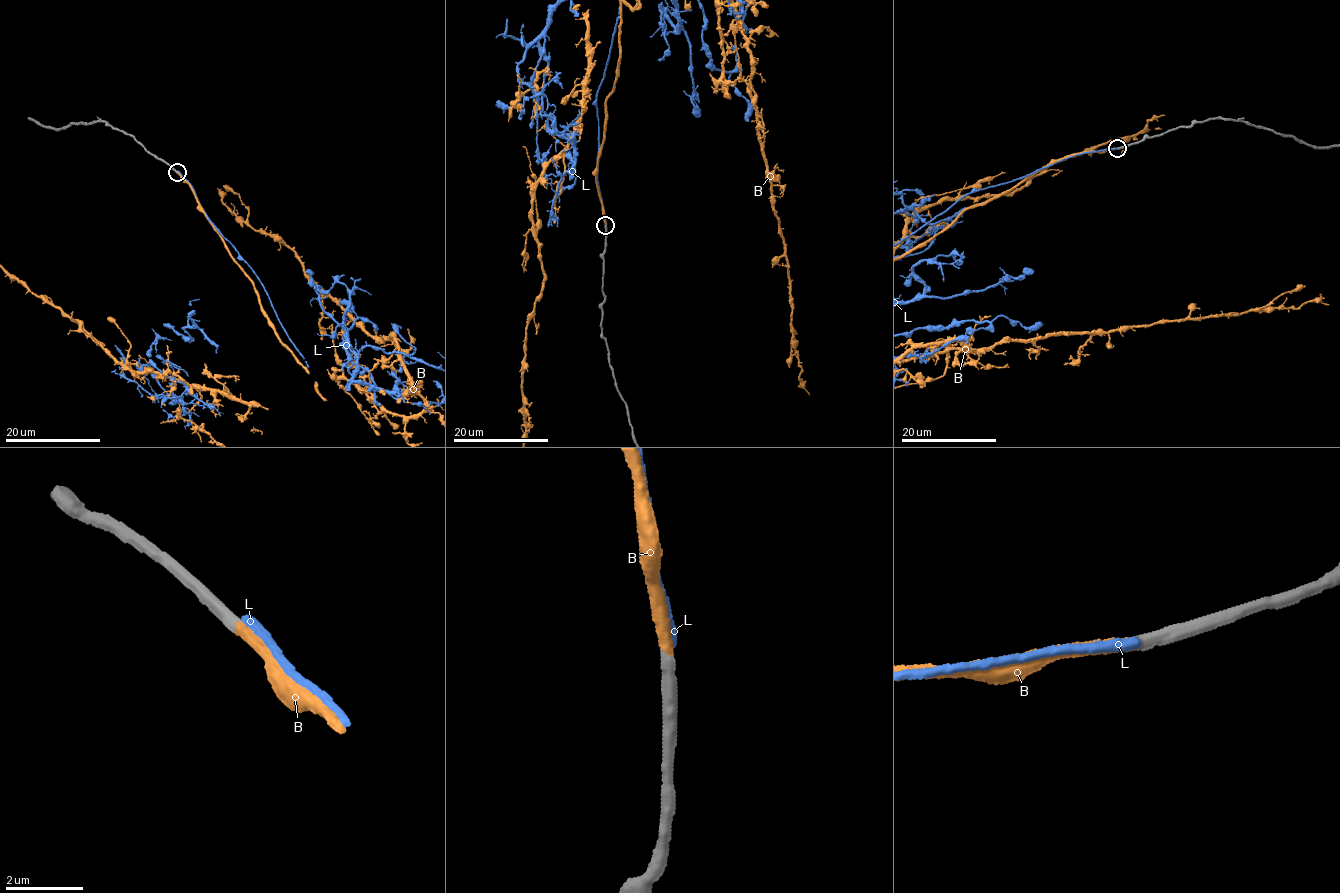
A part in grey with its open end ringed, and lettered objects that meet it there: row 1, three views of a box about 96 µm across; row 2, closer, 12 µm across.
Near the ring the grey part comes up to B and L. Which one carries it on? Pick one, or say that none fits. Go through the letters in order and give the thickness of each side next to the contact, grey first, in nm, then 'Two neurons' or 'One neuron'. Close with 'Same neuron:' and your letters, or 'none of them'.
B: Thickness 360 nm (grey) against 320 nm. One neuron
L: Thickness 320 nm (grey) against 280 nm. Two neurons
Same neuron: B

